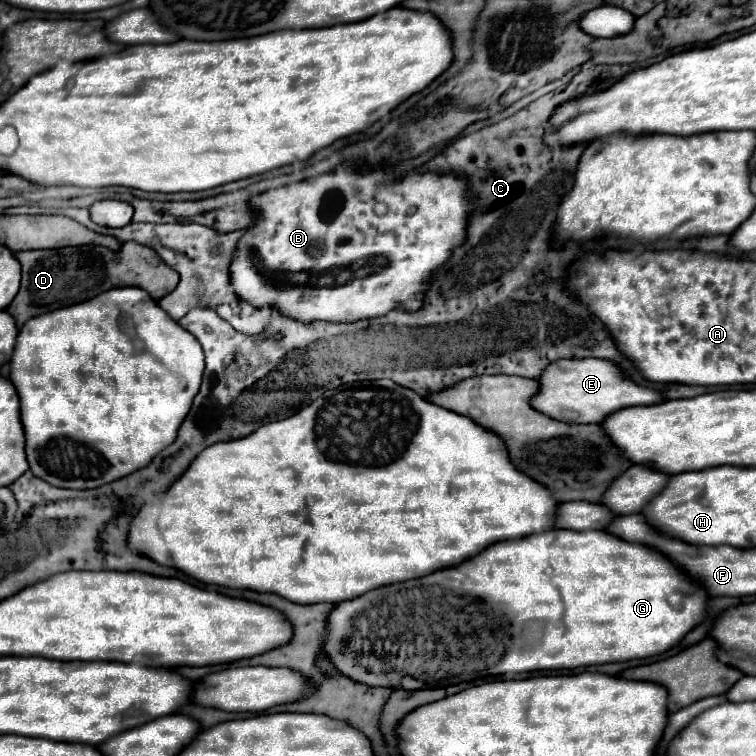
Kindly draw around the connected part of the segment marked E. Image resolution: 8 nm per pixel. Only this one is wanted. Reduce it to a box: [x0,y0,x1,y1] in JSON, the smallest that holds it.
[531,358,663,424]

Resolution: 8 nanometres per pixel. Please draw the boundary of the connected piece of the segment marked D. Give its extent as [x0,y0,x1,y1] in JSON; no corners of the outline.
[7,242,179,328]

